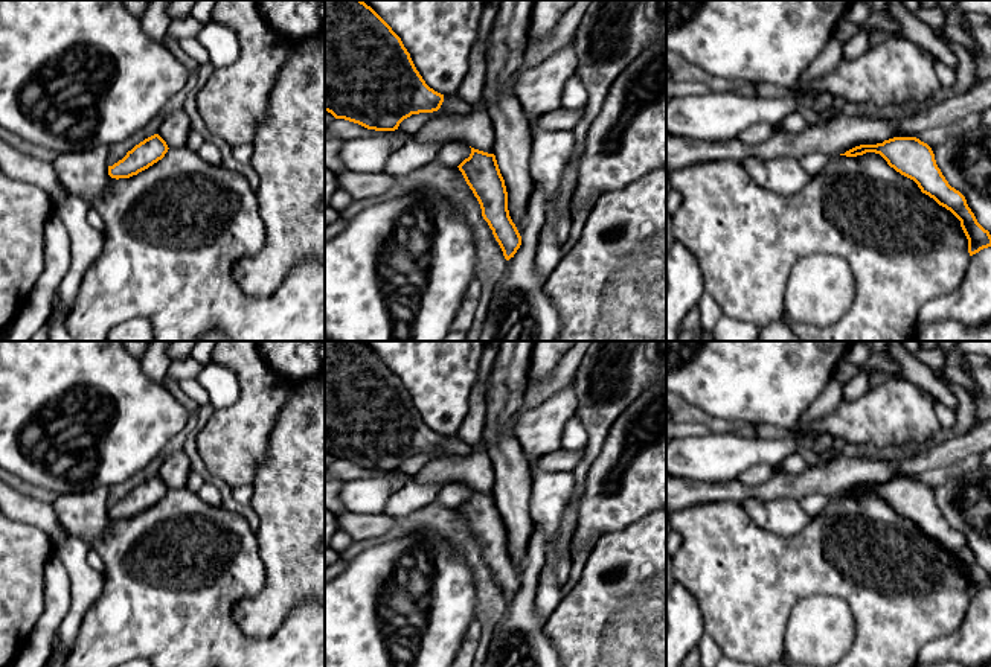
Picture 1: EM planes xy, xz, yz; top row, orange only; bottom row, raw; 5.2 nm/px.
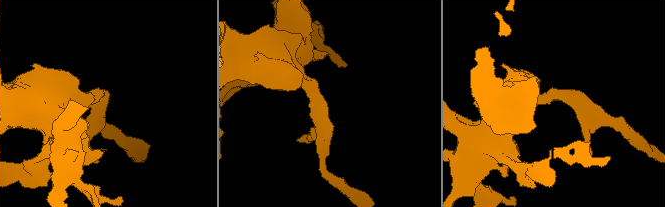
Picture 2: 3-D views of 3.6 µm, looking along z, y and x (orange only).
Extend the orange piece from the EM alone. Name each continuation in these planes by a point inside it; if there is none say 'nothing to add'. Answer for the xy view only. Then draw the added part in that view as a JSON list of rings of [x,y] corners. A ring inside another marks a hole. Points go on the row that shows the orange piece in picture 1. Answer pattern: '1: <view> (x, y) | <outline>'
nothing to add

